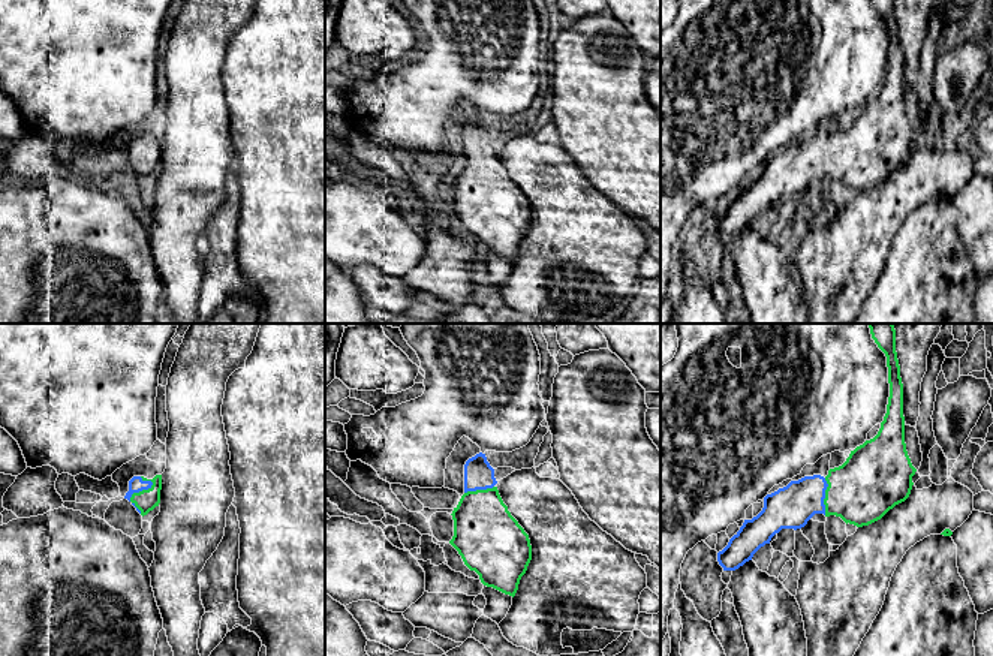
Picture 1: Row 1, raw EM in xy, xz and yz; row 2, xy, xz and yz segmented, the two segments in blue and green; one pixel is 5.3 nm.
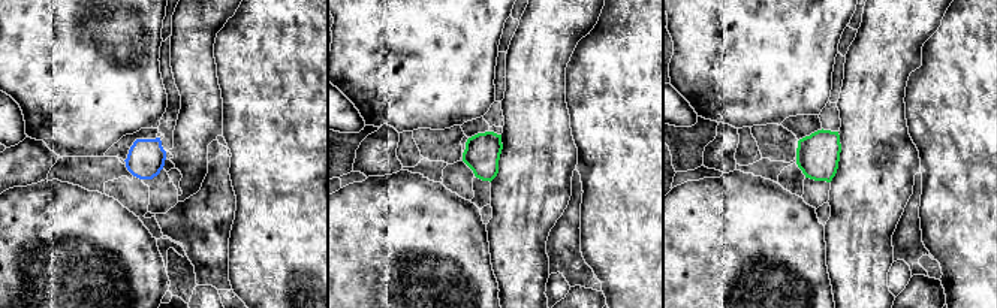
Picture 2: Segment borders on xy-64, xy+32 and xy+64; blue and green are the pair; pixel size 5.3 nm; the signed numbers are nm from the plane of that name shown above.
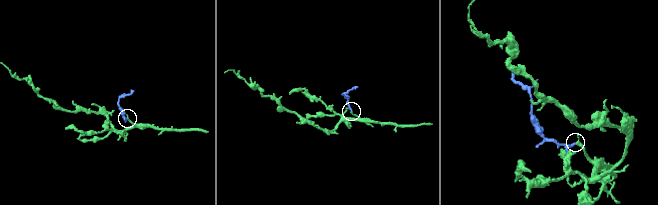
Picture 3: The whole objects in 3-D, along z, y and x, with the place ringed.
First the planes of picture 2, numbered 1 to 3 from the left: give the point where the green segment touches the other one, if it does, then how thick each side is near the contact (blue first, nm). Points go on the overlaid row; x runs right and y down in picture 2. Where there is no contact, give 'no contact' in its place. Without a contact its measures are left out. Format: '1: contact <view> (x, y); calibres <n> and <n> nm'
1: no contact
2: no contact
3: no contact

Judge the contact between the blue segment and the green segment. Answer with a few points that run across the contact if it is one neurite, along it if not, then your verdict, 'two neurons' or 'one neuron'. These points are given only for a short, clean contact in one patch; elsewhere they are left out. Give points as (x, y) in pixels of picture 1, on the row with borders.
line xy (135, 484), (138, 492), (146, 500); one neuron

